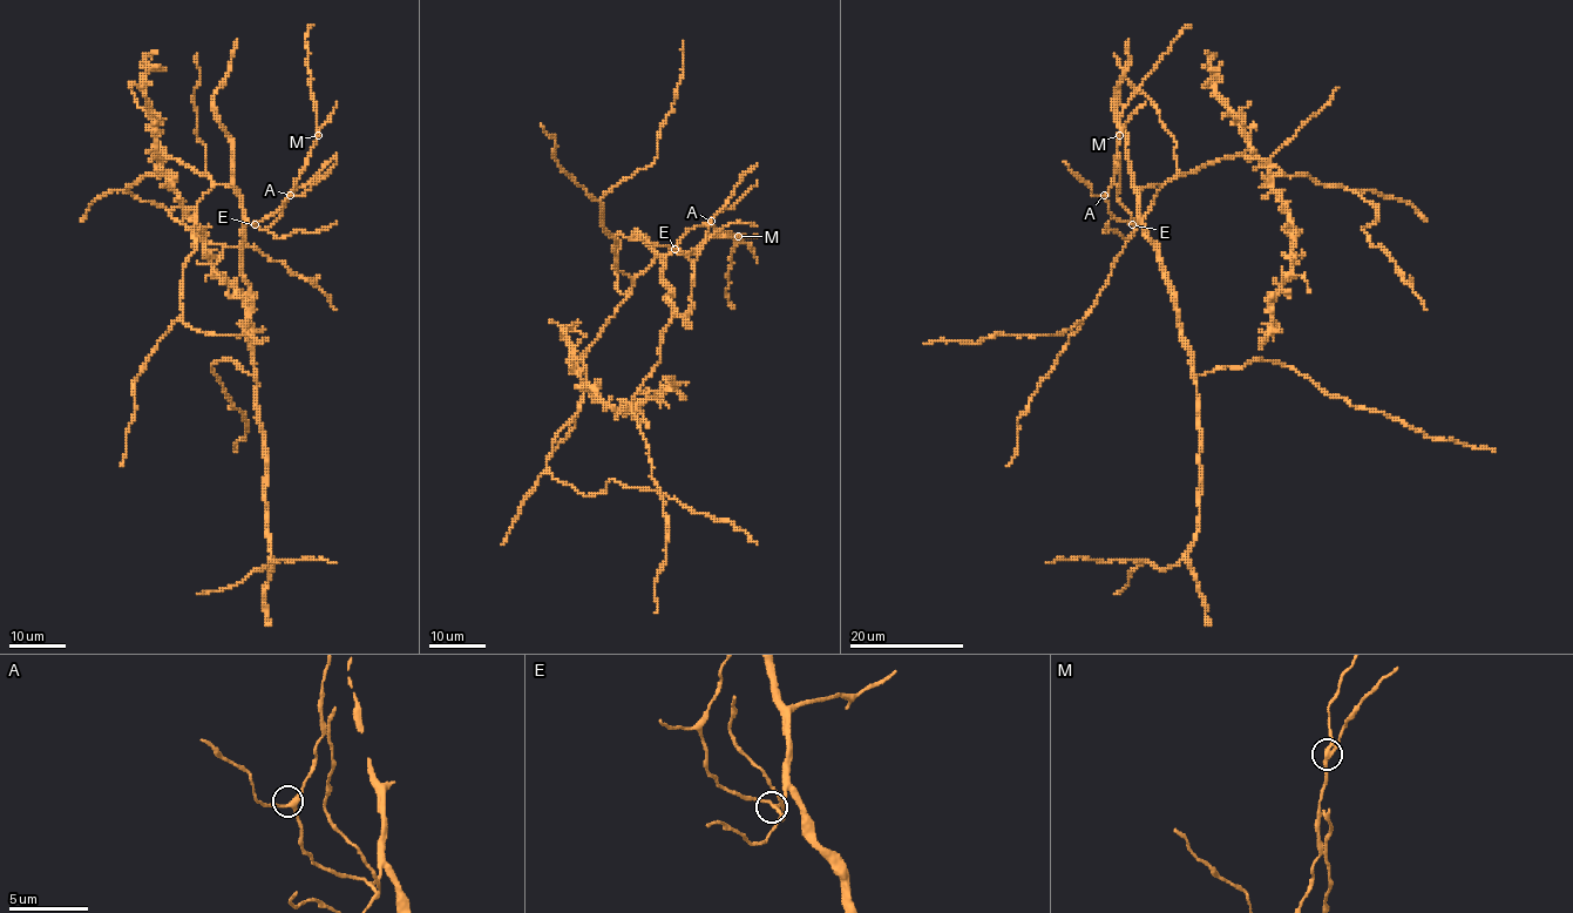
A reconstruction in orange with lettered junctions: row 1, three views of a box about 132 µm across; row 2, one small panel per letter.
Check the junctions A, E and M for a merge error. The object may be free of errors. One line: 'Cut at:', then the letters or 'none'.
Cut at: M

